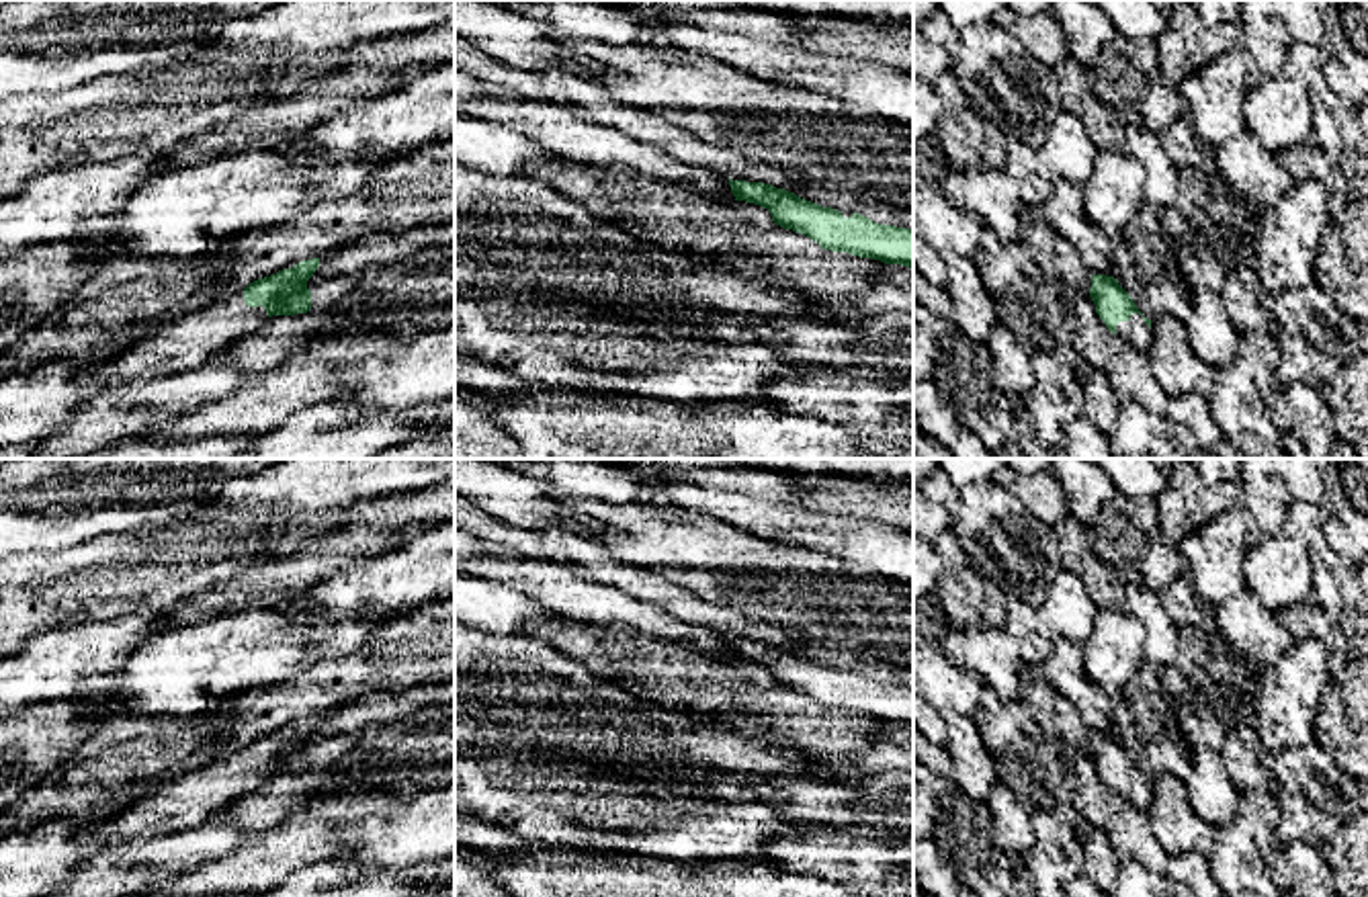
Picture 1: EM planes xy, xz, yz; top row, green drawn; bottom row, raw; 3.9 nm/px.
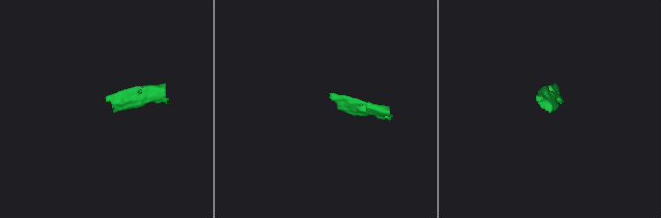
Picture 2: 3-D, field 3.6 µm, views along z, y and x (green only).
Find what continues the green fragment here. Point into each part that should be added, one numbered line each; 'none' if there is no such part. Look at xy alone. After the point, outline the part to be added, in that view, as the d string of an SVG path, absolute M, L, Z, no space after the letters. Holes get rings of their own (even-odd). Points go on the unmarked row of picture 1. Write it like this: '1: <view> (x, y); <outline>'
1: xy (185, 801); M244 750L231 752L174 778L149 782L143 799L88 819L72 844L96 854L135 838L162 838L207 825L215 811L264 786L266 778L262 764L246 764Z

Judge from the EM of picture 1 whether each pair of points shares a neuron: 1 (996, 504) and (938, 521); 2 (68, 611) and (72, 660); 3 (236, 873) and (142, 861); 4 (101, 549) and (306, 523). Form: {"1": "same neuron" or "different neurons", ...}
{"1": "different neurons", "2": "different neurons", "3": "different neurons", "4": "same neuron"}

